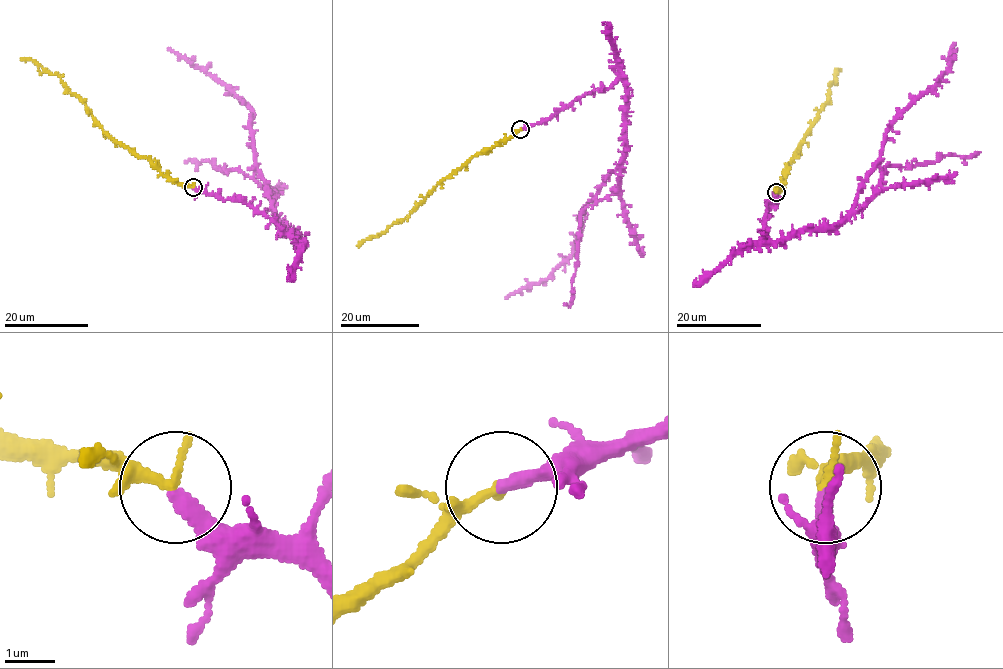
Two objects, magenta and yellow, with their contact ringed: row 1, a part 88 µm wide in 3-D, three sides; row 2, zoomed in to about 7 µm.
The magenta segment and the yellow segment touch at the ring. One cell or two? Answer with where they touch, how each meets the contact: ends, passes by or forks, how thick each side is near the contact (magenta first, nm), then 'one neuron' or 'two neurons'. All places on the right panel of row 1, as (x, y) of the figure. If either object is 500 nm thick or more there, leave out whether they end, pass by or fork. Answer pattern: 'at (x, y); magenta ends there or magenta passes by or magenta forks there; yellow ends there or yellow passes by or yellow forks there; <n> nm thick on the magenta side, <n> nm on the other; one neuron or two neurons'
at (776, 192); magenta ends there; yellow passes by; 320 nm thick on the magenta side, 160 nm on the other; one neuron

